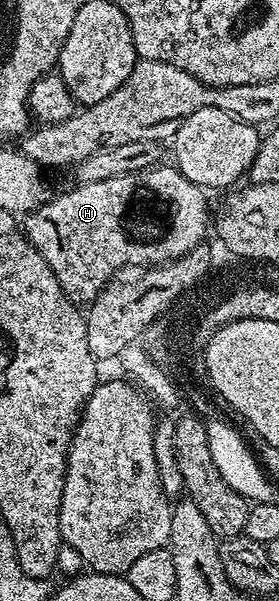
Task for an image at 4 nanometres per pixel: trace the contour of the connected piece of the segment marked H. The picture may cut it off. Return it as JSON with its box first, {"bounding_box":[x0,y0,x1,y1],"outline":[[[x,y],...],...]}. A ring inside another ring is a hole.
{"bounding_box":[23,163,211,303],"outline":[[[158,163],[144,169],[143,171],[135,171],[131,175],[119,175],[111,179],[103,179],[102,181],[87,181],[78,184],[78,189],[69,189],[66,193],[50,196],[44,205],[40,205],[38,209],[32,213],[26,213],[23,217],[23,232],[29,238],[29,242],[36,247],[39,255],[43,255],[43,259],[47,259],[47,263],[51,267],[51,271],[57,277],[59,287],[65,293],[66,297],[74,303],[92,303],[97,298],[98,293],[121,272],[122,269],[130,267],[161,267],[170,261],[177,261],[184,253],[190,253],[191,250],[198,248],[202,244],[201,240],[205,237],[205,228],[210,228],[211,217],[209,221],[209,209],[205,206],[206,194],[200,185],[191,183],[177,170],[172,164]]]}

